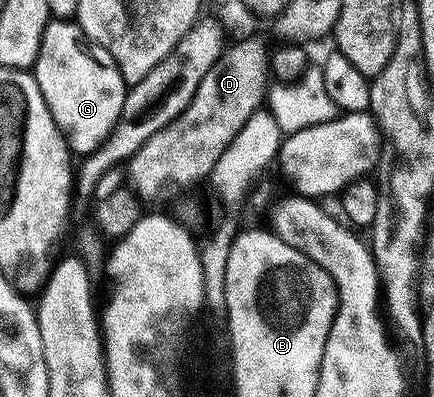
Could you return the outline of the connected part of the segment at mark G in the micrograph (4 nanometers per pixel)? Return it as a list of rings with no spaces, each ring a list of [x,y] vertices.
[[[72,20],[49,21],[42,36],[40,54],[34,67],[36,83],[64,135],[73,155],[93,154],[110,136],[119,120],[126,93],[124,77],[116,62],[98,43],[92,42]]]

